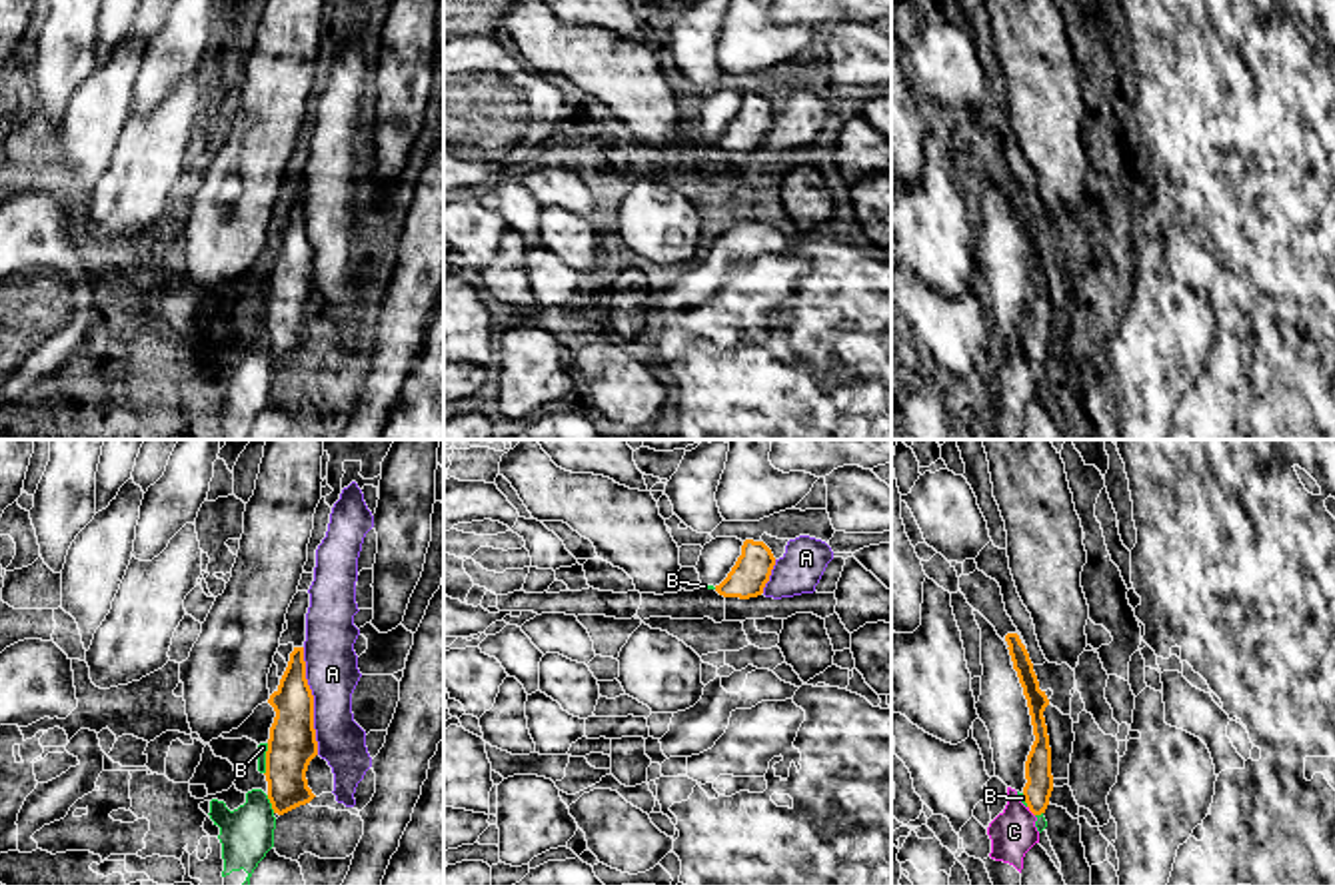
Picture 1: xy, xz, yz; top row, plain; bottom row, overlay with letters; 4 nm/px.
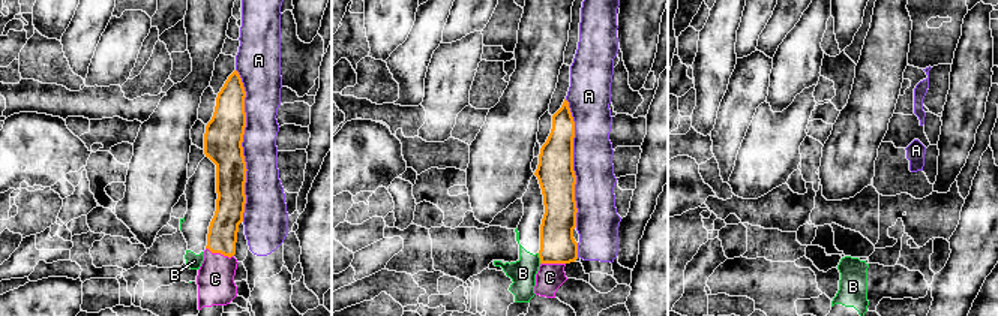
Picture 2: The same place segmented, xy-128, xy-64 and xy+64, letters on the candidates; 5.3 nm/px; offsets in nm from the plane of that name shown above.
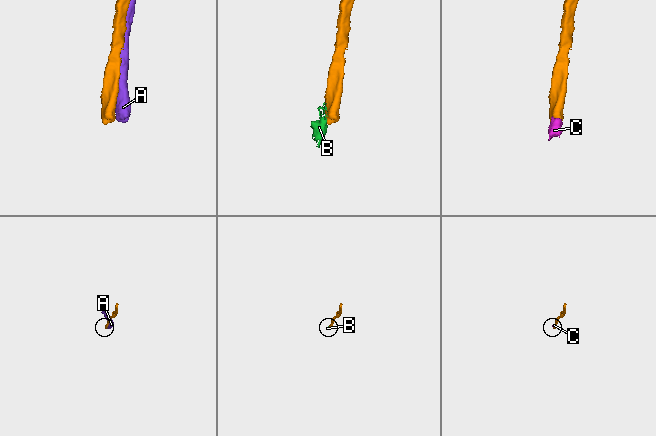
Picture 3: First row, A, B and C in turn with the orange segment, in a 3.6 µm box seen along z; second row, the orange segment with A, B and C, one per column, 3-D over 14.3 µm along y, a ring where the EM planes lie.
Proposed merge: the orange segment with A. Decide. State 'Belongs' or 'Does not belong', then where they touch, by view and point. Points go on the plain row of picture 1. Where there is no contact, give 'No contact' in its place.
Does not belong. Touches orange at xy (312, 254)

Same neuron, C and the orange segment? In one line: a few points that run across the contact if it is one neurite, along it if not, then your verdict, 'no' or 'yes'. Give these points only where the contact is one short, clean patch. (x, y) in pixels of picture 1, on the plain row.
line yz (1038, 342), (1038, 354), (1030, 362), (1014, 384); yes

